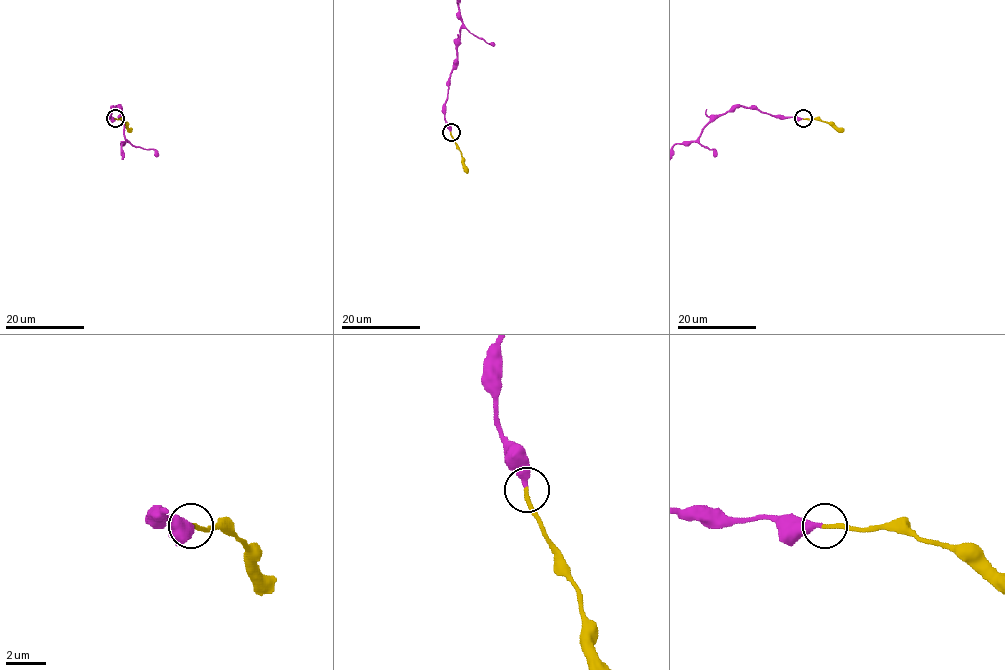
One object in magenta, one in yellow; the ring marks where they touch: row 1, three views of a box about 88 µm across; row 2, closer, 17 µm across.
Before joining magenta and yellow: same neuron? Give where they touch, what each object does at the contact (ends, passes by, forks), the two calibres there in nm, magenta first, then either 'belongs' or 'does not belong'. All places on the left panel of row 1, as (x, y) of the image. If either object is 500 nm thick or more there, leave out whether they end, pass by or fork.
place (115, 118); magenta ends; yellow ends; calibres 400 and 220 nm; belongs

